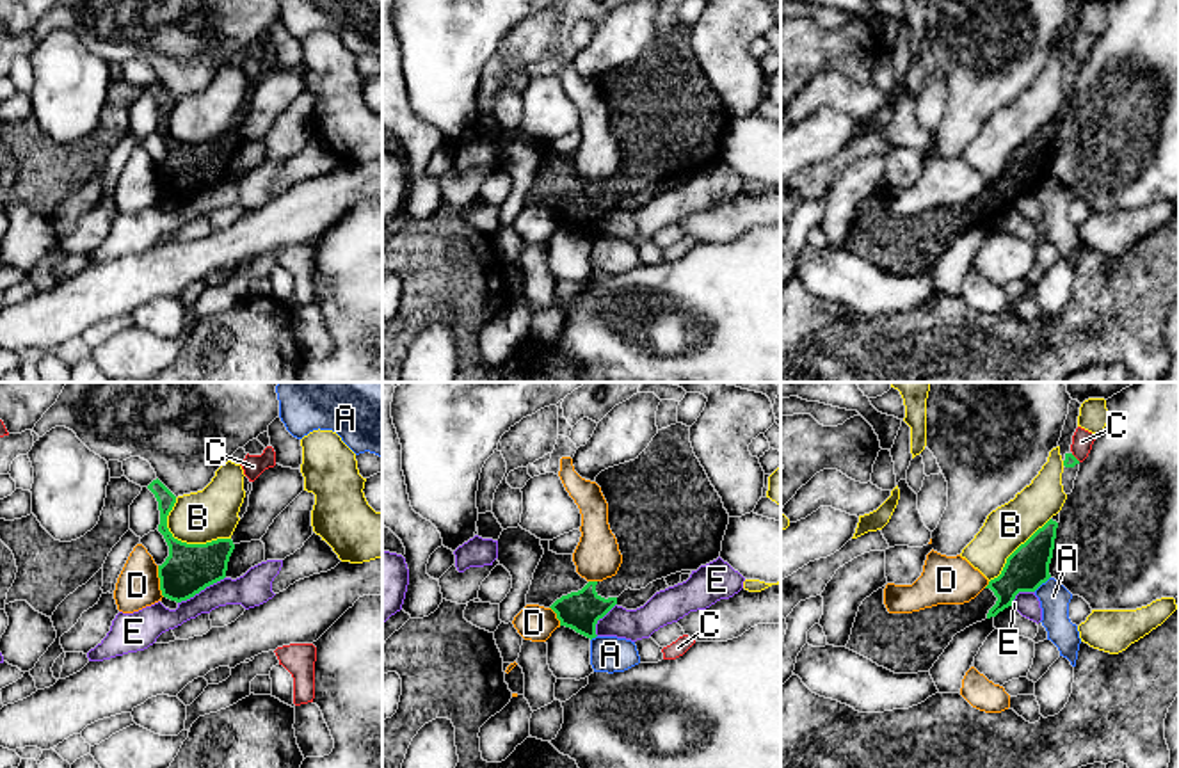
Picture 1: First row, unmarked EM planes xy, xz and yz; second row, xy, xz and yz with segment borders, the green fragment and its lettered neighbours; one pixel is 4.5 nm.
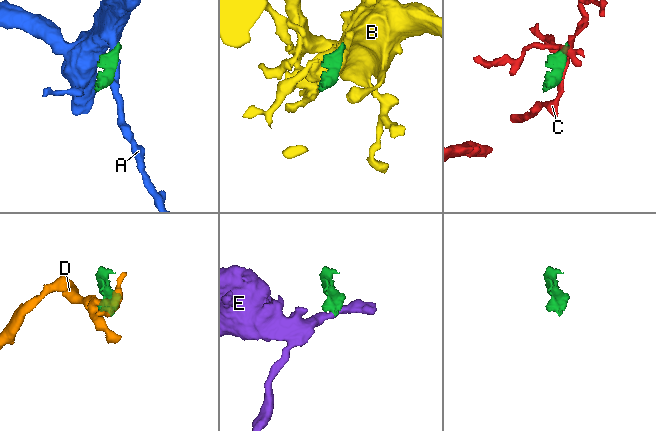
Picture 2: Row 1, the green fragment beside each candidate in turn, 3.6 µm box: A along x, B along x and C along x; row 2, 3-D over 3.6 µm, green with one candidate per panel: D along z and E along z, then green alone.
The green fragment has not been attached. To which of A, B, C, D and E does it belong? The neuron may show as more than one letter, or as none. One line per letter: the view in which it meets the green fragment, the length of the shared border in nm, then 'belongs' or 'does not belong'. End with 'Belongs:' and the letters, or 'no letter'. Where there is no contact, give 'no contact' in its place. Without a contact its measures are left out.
A: yz | 100 nm | does not belong
B: xy | 320 nm | does not belong
C: yz | 60 nm | does not belong
D: xy | 150 nm | does not belong
E: xy | 240 nm | does not belong
Belongs: no letter

